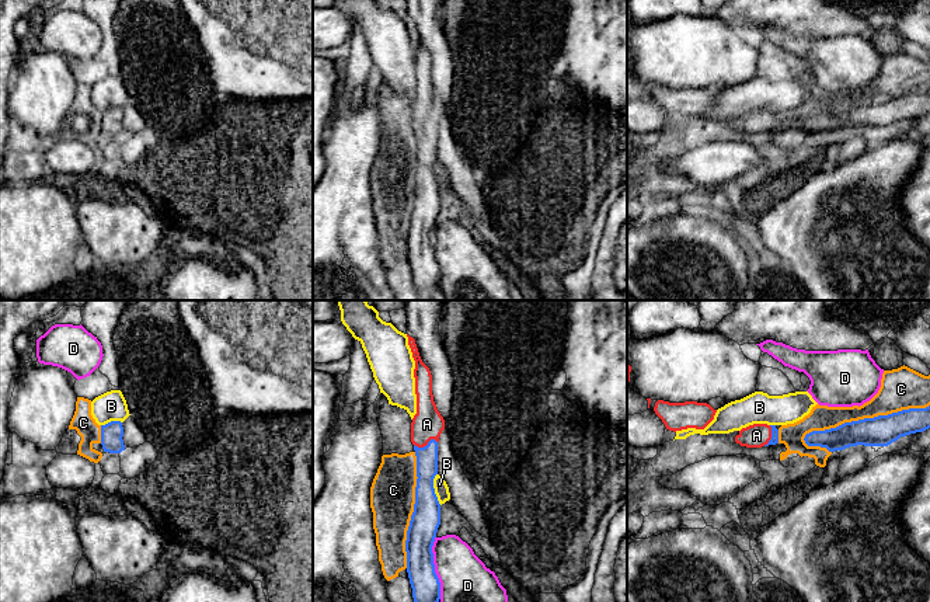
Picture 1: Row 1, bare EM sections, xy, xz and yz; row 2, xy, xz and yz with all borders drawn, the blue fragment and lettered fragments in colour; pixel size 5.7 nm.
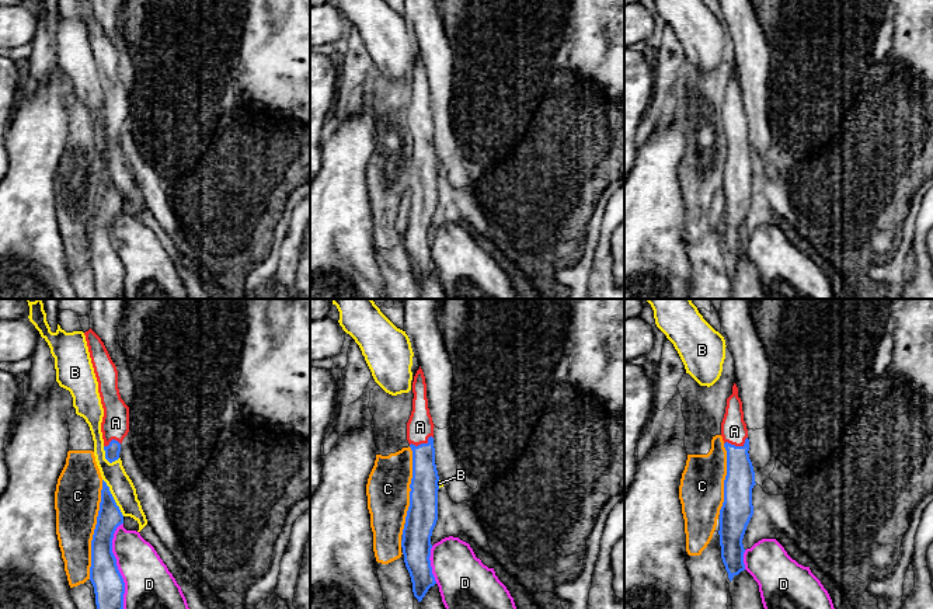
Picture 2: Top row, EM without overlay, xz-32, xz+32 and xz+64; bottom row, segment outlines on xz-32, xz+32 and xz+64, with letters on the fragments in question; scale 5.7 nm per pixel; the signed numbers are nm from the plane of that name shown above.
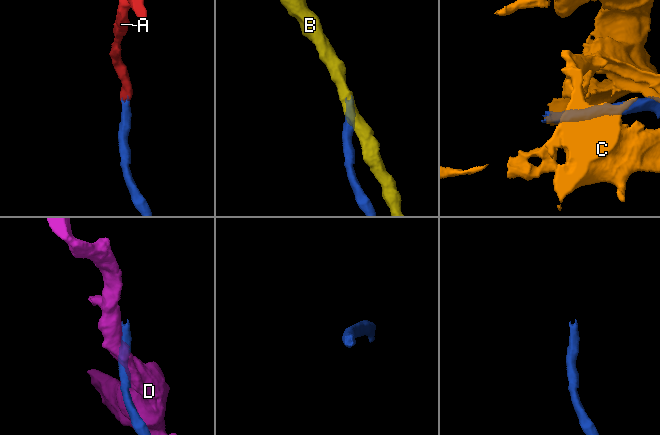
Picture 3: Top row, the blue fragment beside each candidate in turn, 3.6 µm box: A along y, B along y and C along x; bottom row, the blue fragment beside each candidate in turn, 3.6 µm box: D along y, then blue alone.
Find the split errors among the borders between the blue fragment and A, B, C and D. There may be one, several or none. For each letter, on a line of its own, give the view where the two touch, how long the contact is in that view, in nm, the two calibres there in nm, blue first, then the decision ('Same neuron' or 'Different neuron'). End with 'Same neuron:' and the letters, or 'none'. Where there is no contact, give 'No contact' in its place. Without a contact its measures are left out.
A: Touches blue in xz. Shared border 140 nm. Thickness 130 nm (blue) against 180 nm. Same neuron
B: Touches blue in xz. Shared border 190 nm. Thickness 170 nm (blue) against 80 nm. Different neuron
C: Touches blue in yz. Shared border 750 nm. Thickness 180 nm (blue) against 220 nm. Different neuron
D: Touches blue in xz. Shared border 360 nm. Thickness 170 nm (blue) against 340 nm. Different neuron
Same neuron: A

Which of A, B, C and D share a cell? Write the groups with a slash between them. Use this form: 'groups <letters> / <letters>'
groups A / B / C / D

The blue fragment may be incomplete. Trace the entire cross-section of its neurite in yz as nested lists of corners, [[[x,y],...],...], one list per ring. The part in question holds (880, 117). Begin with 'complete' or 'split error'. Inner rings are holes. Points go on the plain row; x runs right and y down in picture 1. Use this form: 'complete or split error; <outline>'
complete; [[[930,91],[844,108],[825,116],[812,116],[805,121],[804,126],[808,132],[821,132],[835,138],[857,131],[888,132],[901,122],[923,118],[929,114]]]

